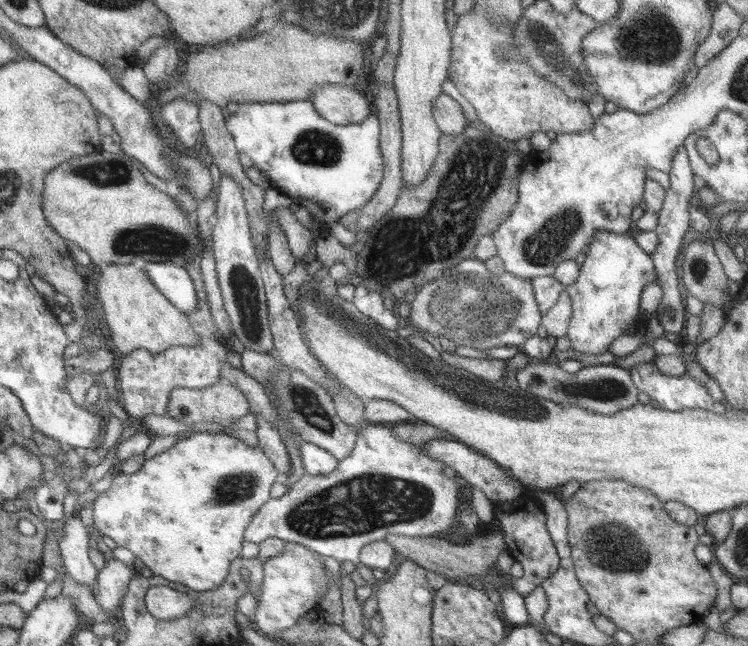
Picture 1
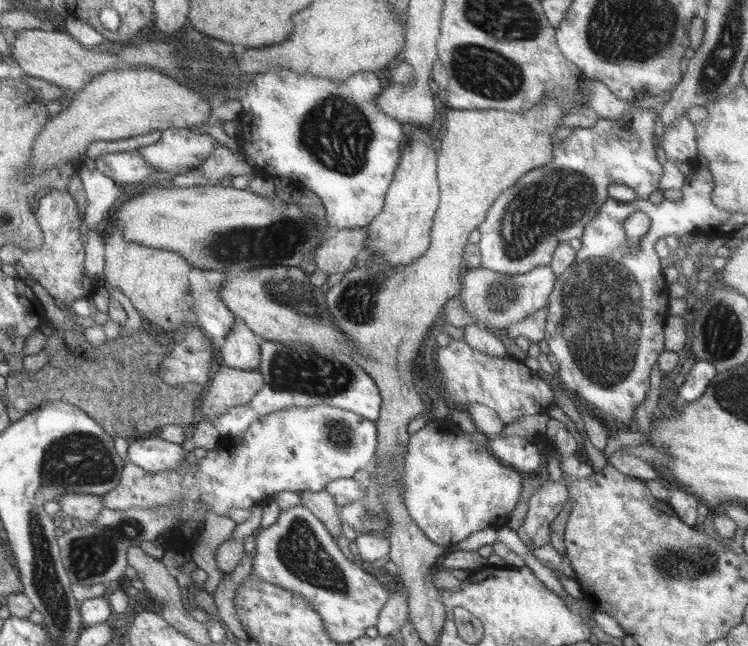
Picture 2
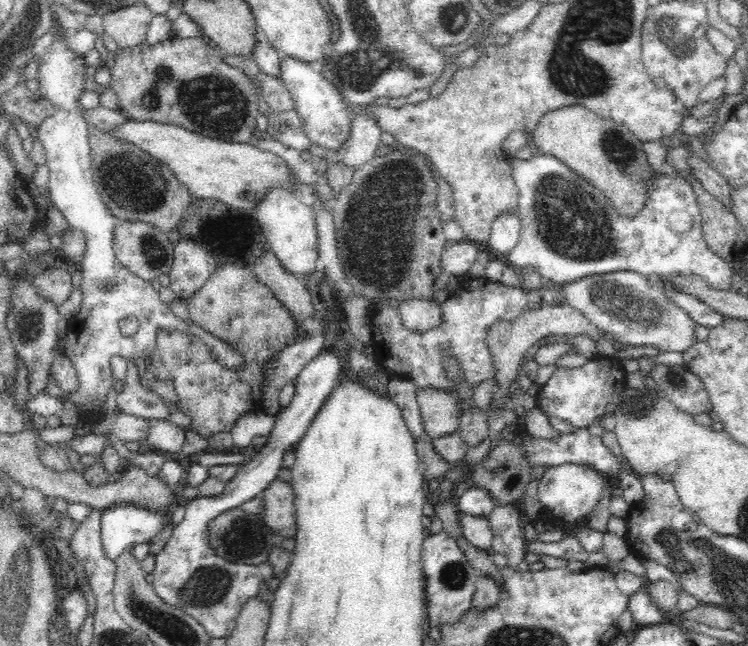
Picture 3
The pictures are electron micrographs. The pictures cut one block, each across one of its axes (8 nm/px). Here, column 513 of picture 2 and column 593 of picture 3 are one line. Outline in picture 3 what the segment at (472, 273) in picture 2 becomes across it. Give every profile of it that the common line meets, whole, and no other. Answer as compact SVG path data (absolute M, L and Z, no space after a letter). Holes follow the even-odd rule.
M614 271L604 274L593 274L576 282L559 287L564 294L564 304L579 310L592 325L602 333L607 333L619 346L653 346L668 352L686 352L696 342L696 322L680 305L676 305L670 297L664 295L662 282L658 275L641 275L636 271Z

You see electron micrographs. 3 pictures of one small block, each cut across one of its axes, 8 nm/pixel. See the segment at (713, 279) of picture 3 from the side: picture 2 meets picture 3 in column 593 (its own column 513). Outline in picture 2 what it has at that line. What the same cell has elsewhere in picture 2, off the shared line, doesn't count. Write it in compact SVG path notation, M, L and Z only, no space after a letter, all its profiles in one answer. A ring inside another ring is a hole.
M634 108L624 114L619 120L599 119L598 123L594 128L572 128L573 132L571 136L568 136L562 144L553 146L553 161L549 165L541 166L538 169L530 170L524 177L518 182L516 188L510 188L506 190L506 194L502 193L498 200L494 201L493 206L490 208L490 218L488 214L486 220L482 224L478 225L478 230L481 234L480 243L477 245L481 255L481 266L480 268L488 268L488 270L498 271L502 274L526 274L532 269L536 269L540 266L551 265L556 249L561 242L573 240L573 238L582 237L585 226L601 212L602 204L604 201L609 200L607 189L610 184L624 184L629 188L632 188L638 195L638 199L646 200L649 196L659 188L660 178L665 170L662 164L658 161L656 148L658 147L655 139L655 126L654 120L659 109L642 109Z

